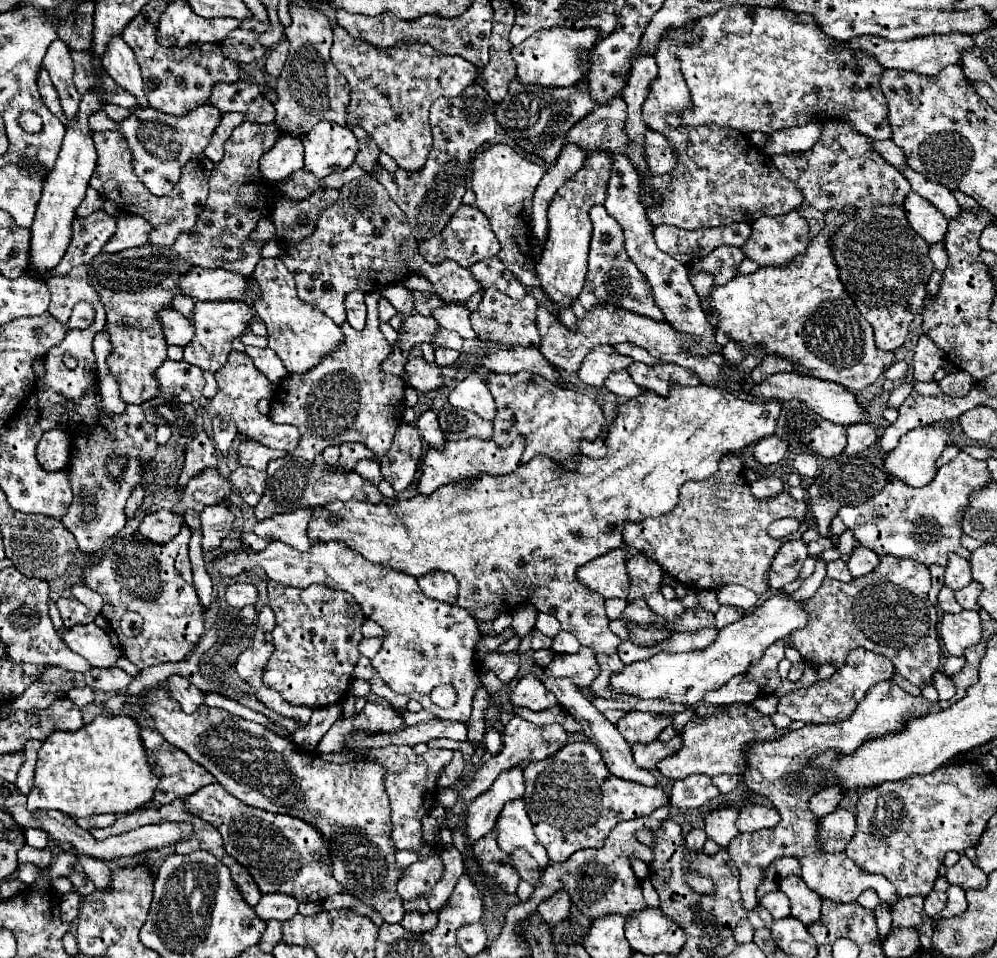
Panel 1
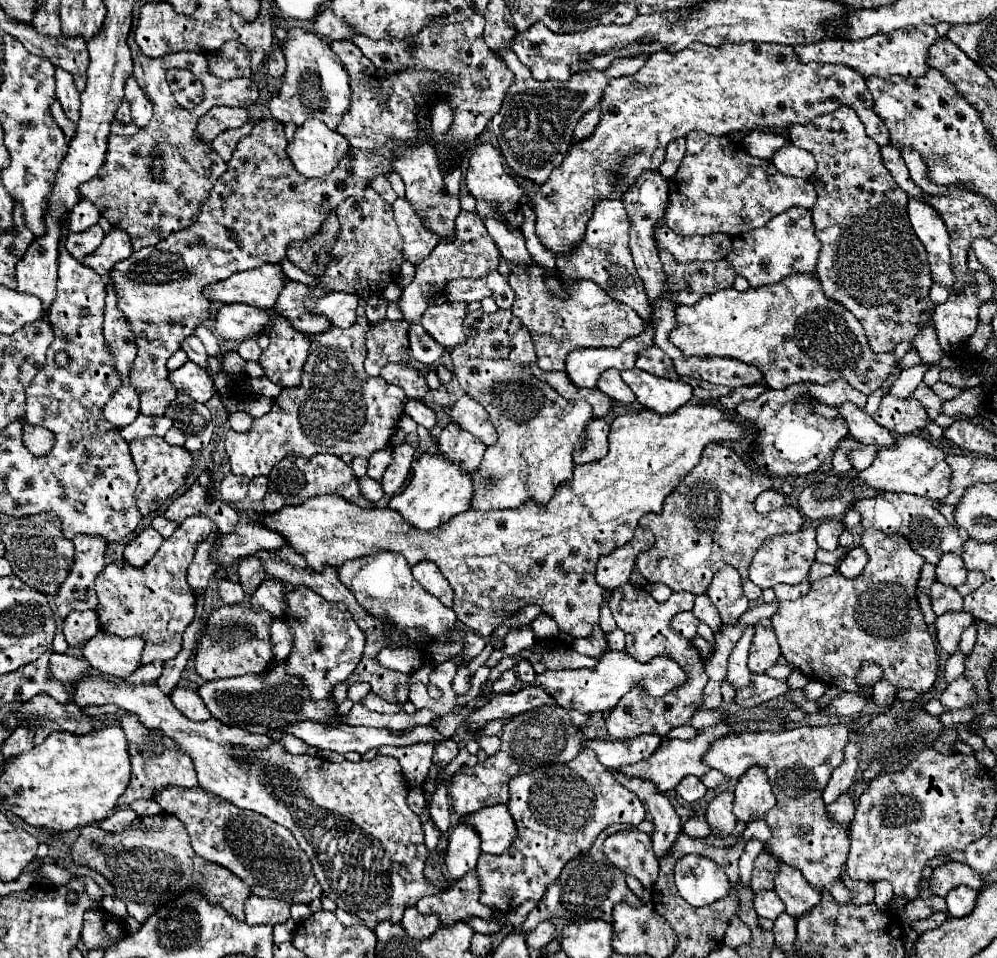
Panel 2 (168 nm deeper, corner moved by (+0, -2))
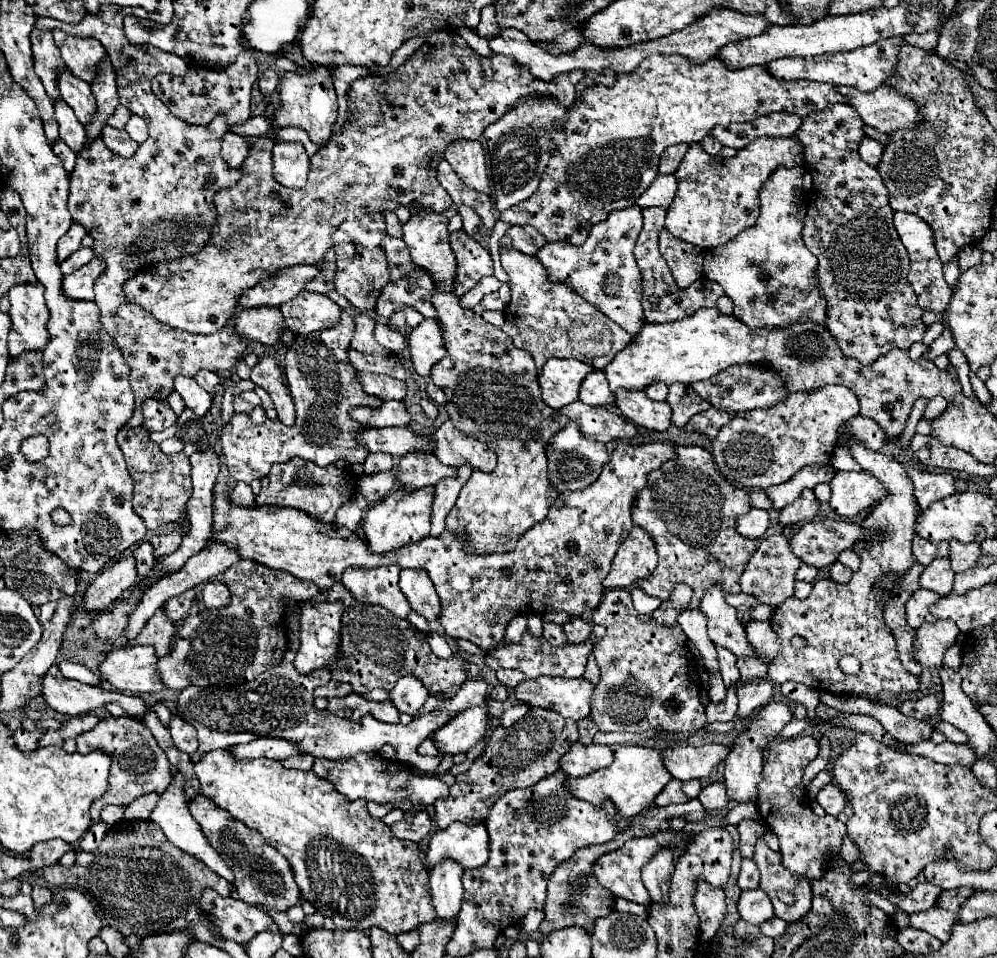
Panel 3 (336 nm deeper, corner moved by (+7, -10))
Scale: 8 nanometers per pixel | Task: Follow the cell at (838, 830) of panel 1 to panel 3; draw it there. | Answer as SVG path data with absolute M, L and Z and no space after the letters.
M829 784L817 794L817 802L823 806L827 814L839 814L845 808L845 796L839 786Z

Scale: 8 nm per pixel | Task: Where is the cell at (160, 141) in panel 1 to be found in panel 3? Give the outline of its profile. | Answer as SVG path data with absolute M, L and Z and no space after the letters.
M253 116L243 124L231 126L229 130L241 136L265 136L265 134L271 134L271 122L265 120L263 116Z

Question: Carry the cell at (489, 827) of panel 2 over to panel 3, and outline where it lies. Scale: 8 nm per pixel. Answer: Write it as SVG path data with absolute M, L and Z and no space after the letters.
M453 822L445 830L437 830L429 842L425 866L431 868L443 858L453 858L465 868L479 868L489 860L489 832L481 824Z

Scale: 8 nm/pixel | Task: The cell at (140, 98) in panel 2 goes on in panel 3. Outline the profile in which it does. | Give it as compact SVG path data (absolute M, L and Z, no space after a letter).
M131 114L125 130L127 130L127 134L129 134L135 142L139 142L139 144L147 140L147 124L145 124L145 120L143 120L141 116L137 116L137 114Z

